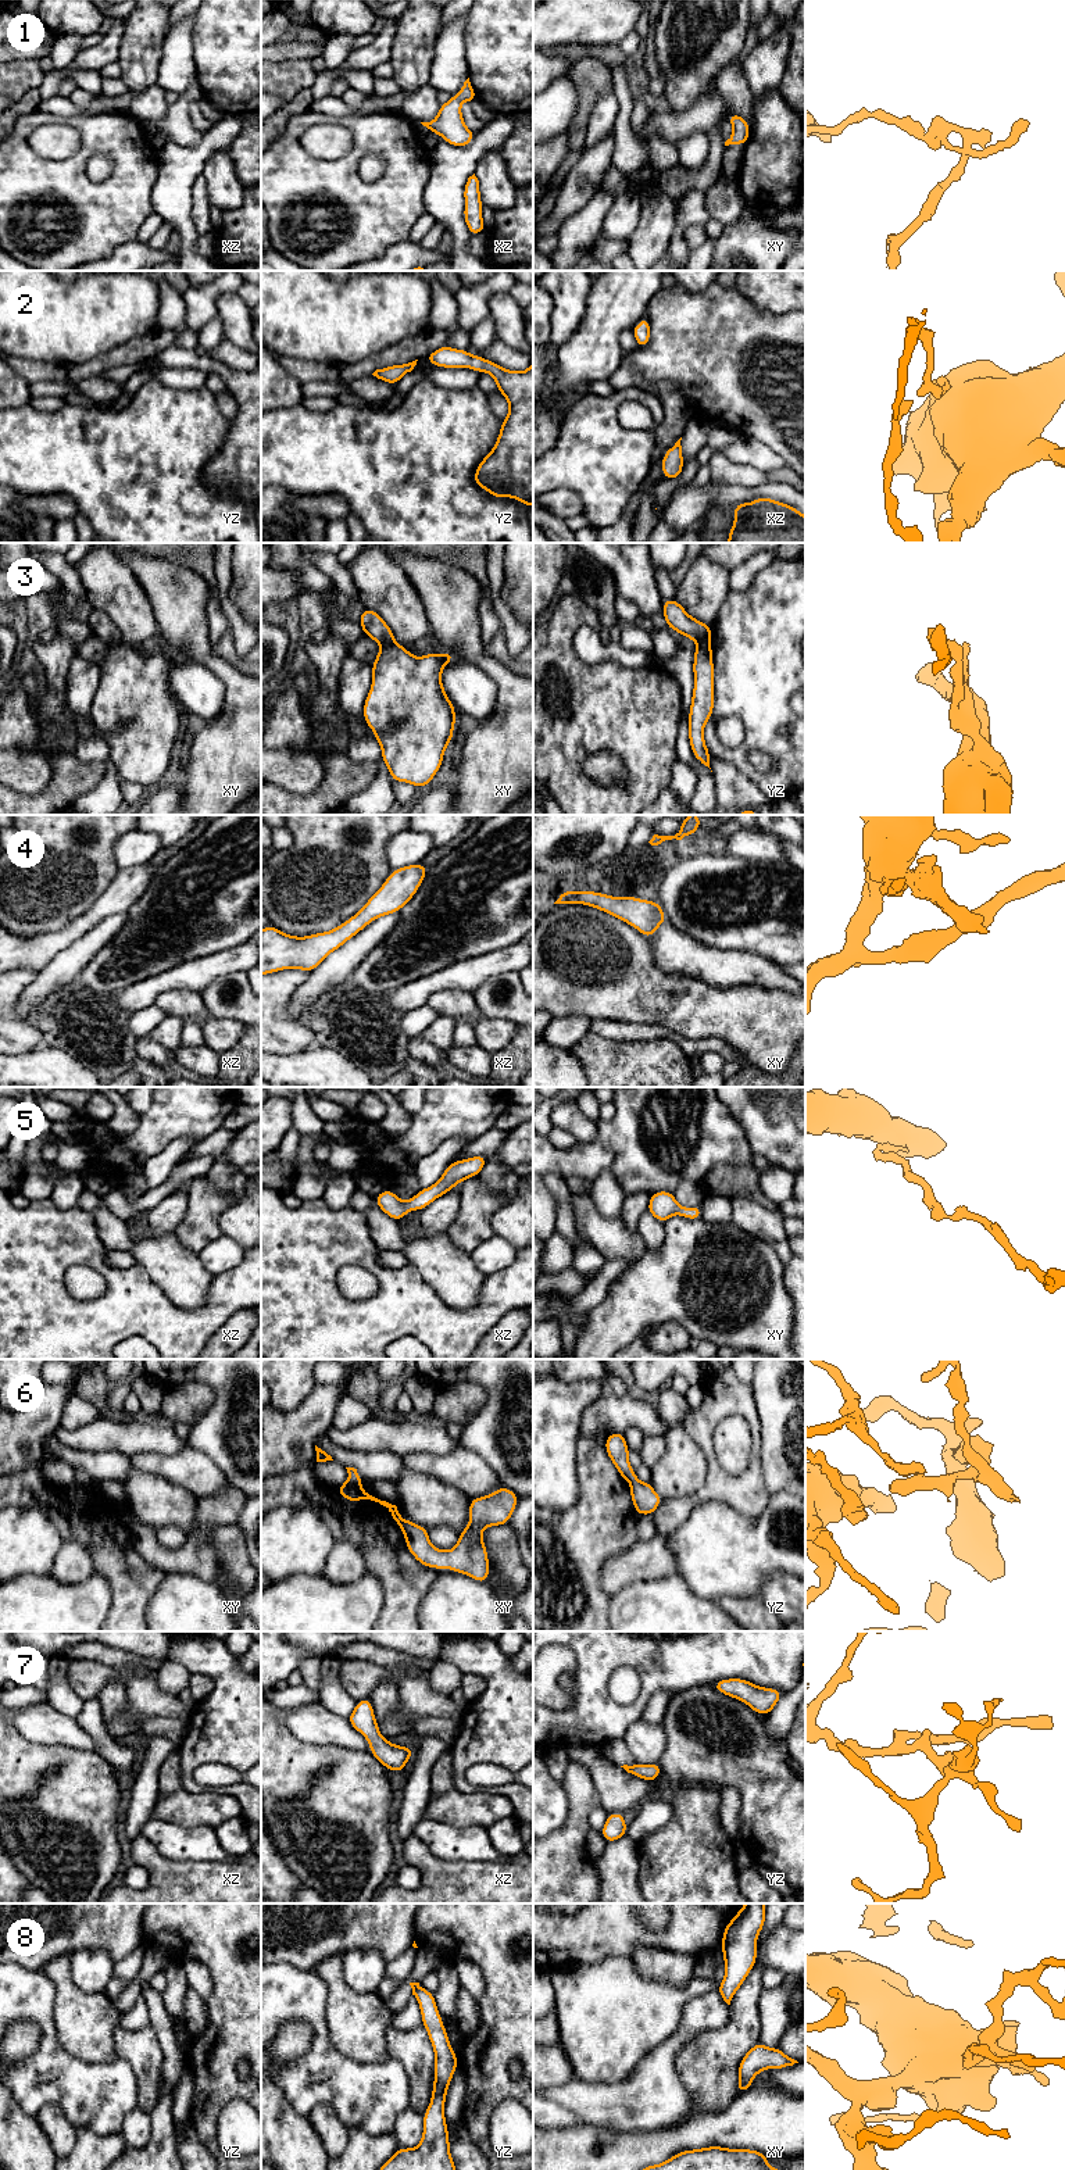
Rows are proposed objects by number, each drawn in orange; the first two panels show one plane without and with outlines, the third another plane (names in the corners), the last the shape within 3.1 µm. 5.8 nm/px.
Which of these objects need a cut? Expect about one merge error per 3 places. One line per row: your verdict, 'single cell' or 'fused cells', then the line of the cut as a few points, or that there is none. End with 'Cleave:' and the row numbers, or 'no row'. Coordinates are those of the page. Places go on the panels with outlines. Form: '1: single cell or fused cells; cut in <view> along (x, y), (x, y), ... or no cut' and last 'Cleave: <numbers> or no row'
1: single cell; no cut
2: single cell; no cut
3: fused cells; cut in xy along (393, 640), (382, 646)
4: single cell; no cut
5: single cell; no cut
6: single cell; no cut
7: single cell; no cut
8: single cell; no cut
Cleave: 3

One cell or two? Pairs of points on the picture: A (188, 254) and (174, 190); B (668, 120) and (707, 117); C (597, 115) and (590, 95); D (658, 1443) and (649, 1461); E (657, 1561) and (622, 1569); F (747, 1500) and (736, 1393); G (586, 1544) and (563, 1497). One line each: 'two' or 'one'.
A: one
B: one
C: two
D: one
E: one
F: one
G: two

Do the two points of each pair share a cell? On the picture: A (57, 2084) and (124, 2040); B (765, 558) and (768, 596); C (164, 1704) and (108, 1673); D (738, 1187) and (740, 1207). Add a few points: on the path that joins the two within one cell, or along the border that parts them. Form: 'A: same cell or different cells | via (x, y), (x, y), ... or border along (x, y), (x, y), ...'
A: different cells | border along (117, 2058), (129, 2065), (138, 2083)
B: different cells | border along (776, 557), (743, 590)
C: same cell | via (150, 1697), (127, 1673), (122, 1673)
D: different cells | border along (732, 1198), (751, 1198), (769, 1209)

